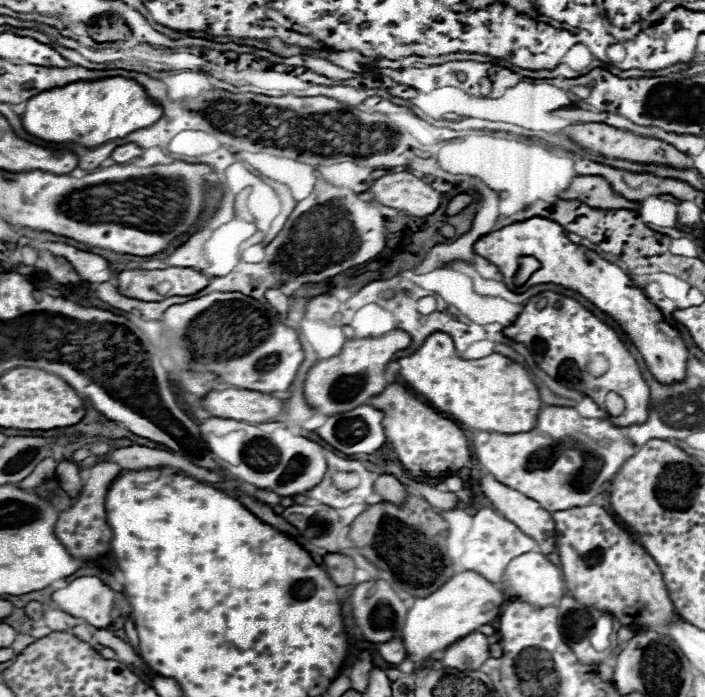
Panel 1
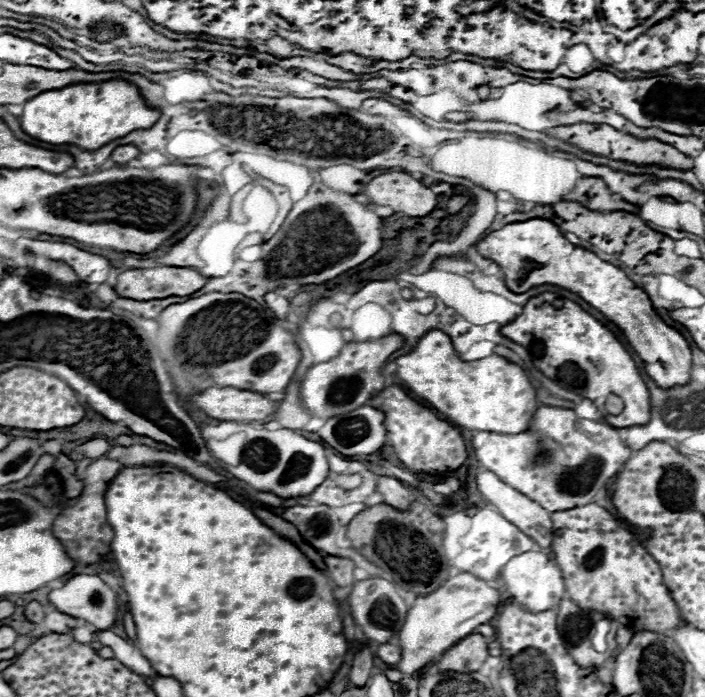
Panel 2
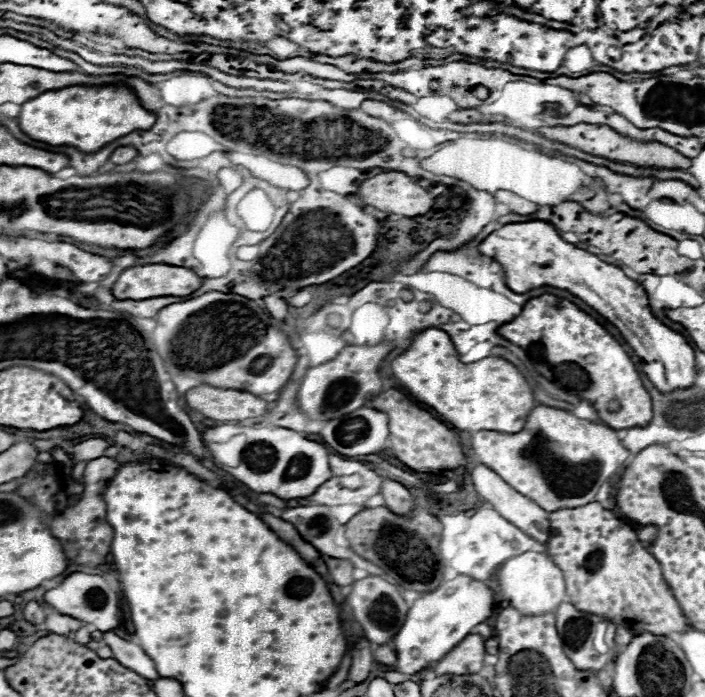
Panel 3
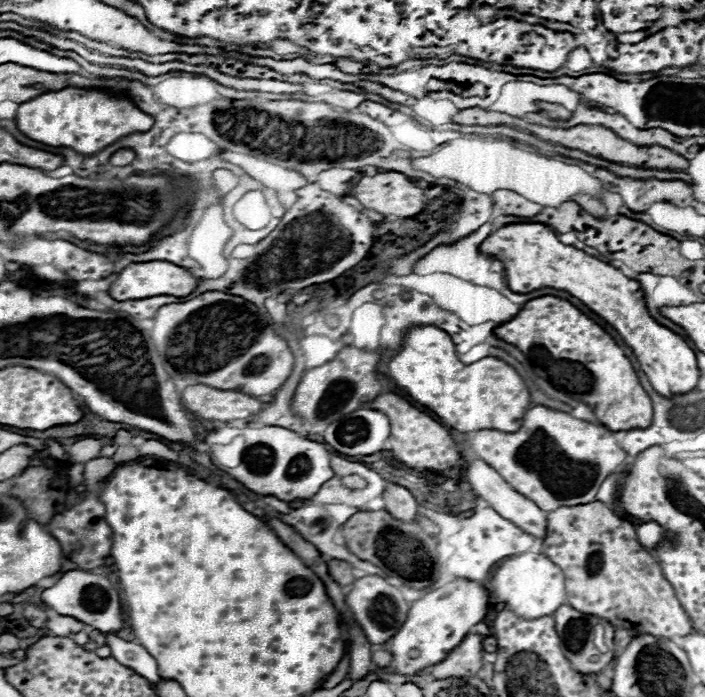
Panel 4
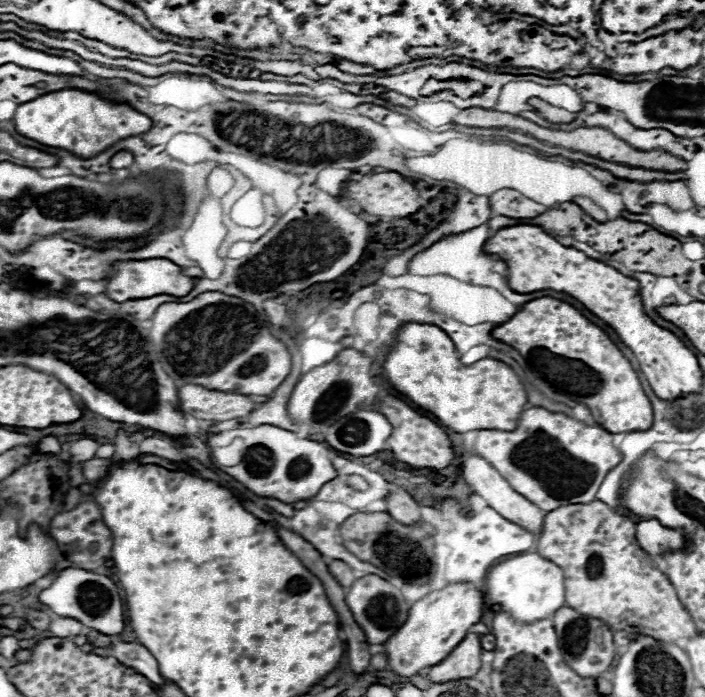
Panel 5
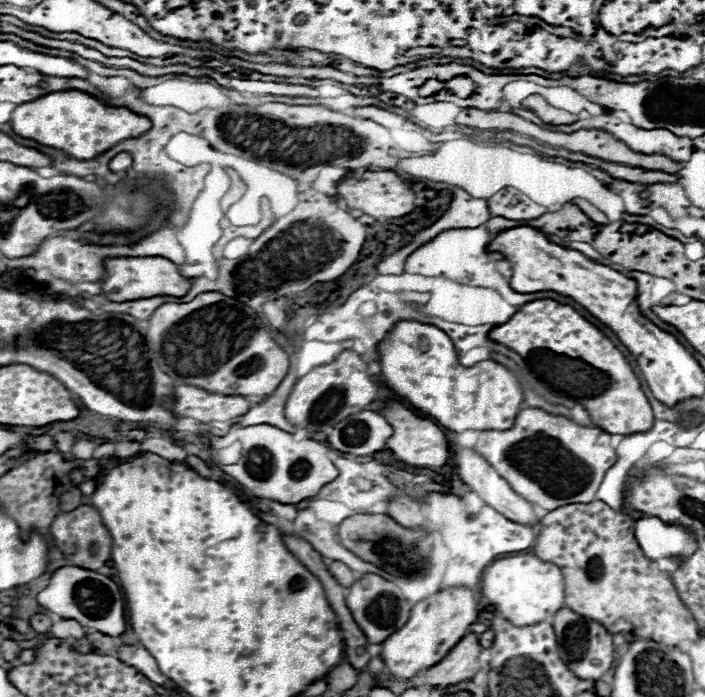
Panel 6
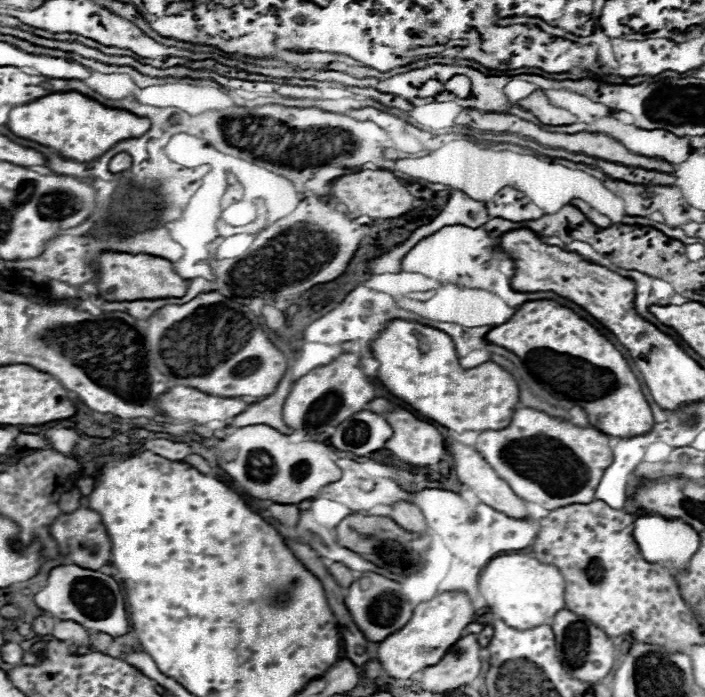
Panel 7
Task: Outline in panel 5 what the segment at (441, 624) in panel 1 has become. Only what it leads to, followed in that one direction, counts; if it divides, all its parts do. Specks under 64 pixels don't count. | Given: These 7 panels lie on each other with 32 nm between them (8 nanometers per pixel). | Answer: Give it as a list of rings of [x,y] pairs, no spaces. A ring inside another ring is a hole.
[[[452,584],[418,600],[404,622],[400,632],[392,634],[384,642],[384,654],[388,656],[388,670],[400,678],[416,676],[422,668],[430,668],[444,660],[454,646],[468,634],[468,628],[480,622],[482,616],[482,592],[472,584]]]

